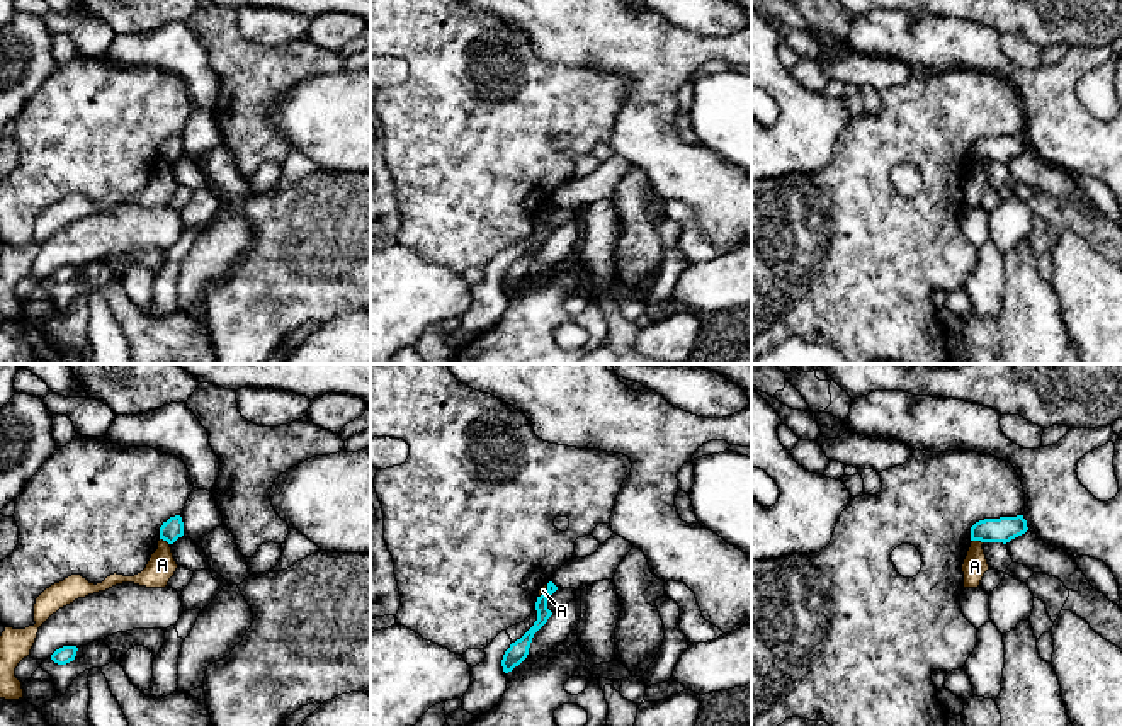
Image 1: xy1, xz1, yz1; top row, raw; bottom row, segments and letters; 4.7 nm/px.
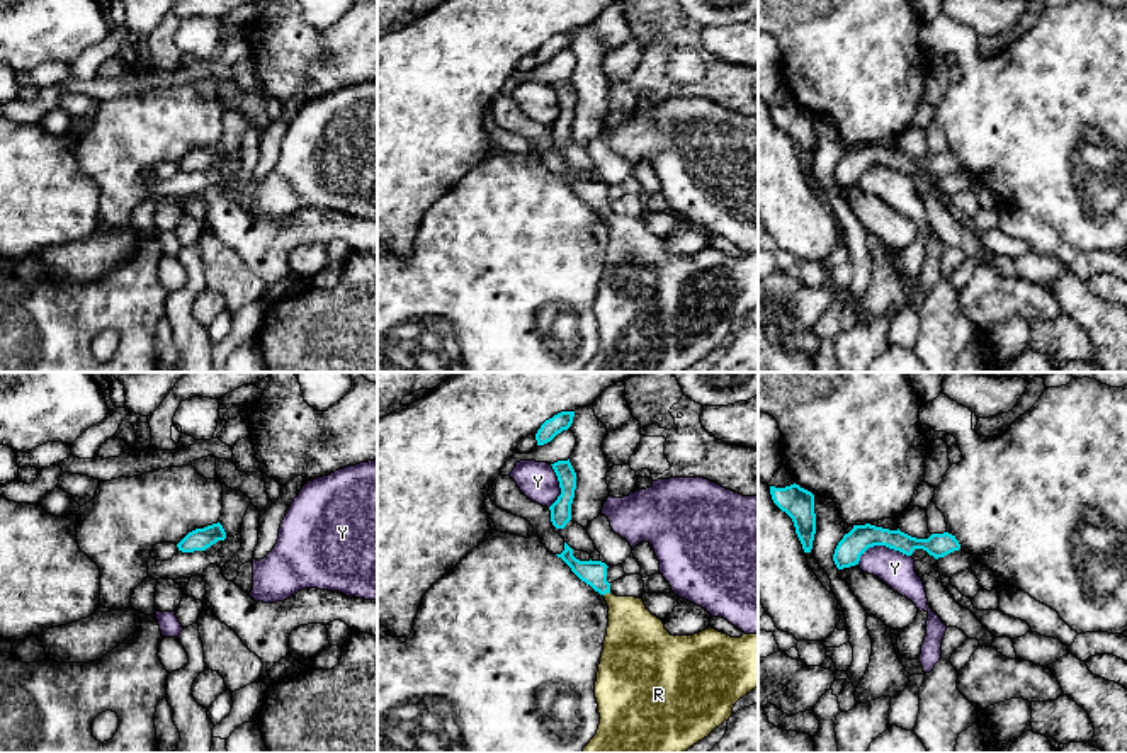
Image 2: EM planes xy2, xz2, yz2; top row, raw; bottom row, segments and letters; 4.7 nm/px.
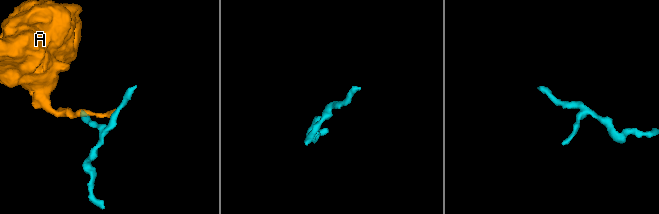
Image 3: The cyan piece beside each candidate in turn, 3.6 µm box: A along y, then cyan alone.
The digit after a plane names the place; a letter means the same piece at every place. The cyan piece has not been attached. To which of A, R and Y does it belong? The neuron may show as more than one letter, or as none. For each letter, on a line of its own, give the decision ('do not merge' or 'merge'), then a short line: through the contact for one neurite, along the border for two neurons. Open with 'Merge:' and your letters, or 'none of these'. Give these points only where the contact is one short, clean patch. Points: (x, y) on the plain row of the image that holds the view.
Merge: R
A: do not merge; line yz1 (973, 158), (983, 162)
R: merge; line xz2 (594, 192), (607, 211), (628, 235), (634, 255)
Y: do not merge; line yz2 (910, 175), (884, 165), (871, 165), (857, 182)

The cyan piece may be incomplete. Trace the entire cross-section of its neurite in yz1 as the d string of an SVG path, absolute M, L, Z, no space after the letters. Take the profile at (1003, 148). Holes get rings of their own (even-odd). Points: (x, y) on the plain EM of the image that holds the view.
M1023 134L984 138L971 146L971 160L1010 162L1028 150Z

